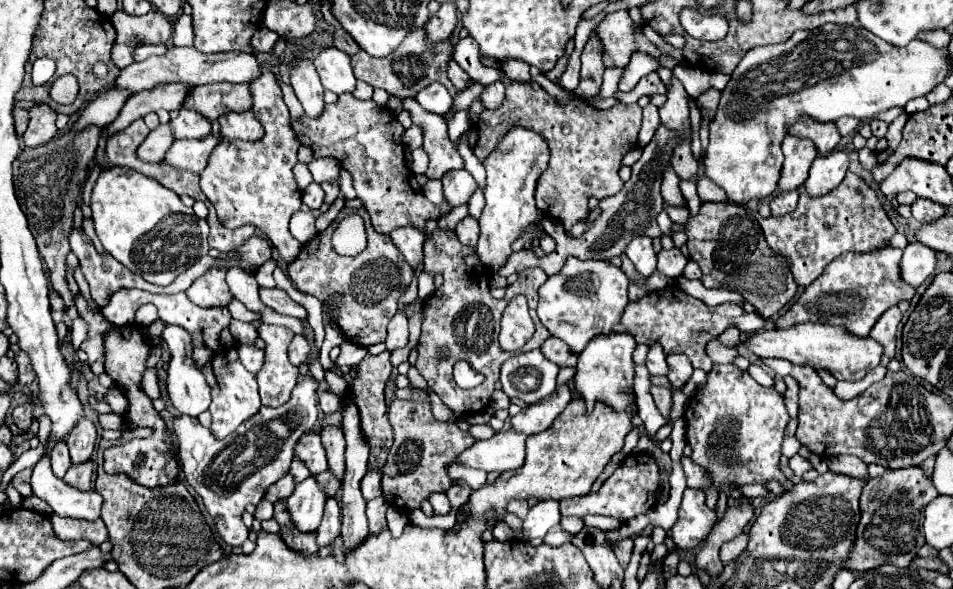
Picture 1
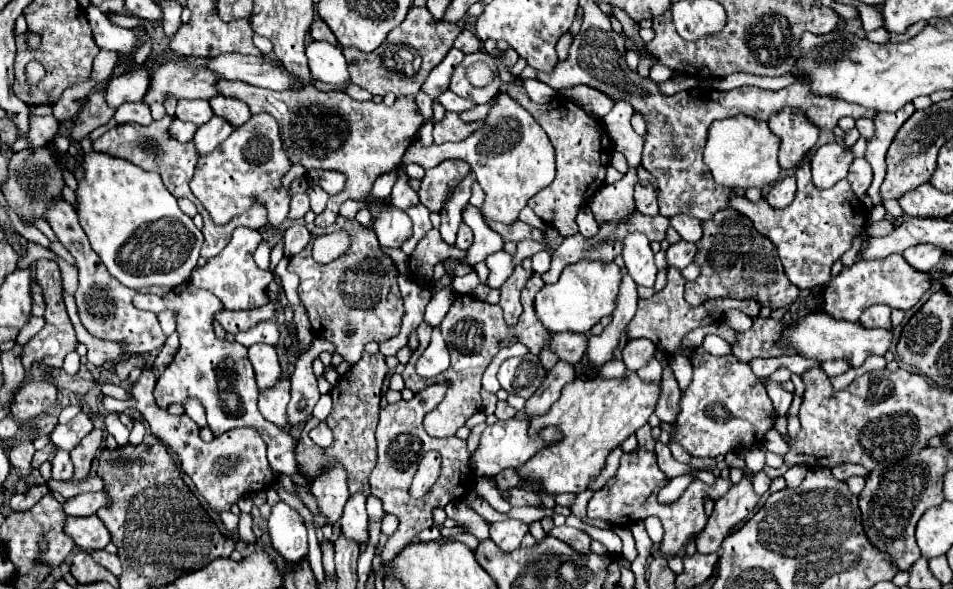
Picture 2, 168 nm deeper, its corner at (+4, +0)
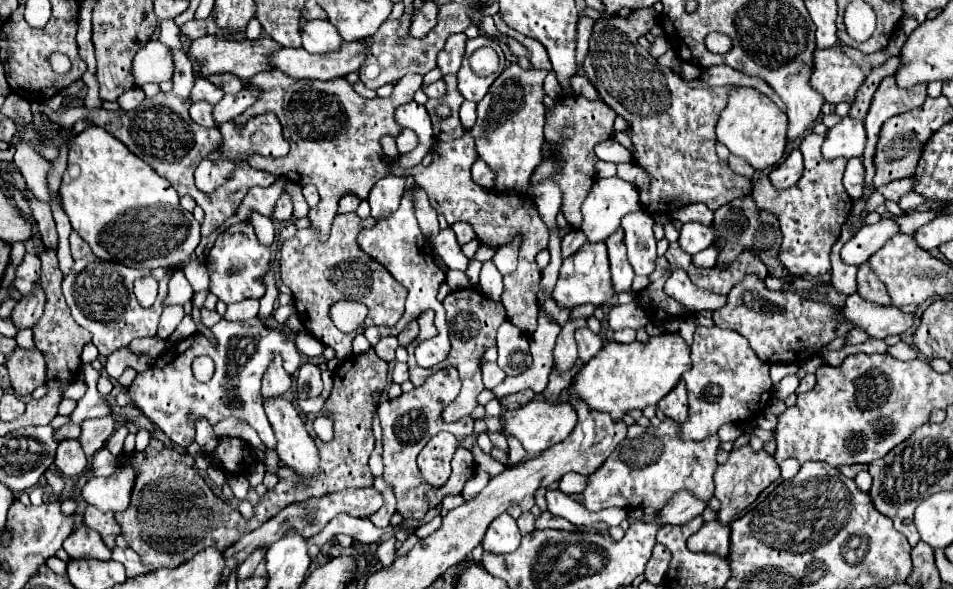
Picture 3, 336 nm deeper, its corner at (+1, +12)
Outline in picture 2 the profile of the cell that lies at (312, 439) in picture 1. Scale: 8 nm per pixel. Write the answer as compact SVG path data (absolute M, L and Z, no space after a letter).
M187 282L187 284L181 284L181 288L173 288L167 296L135 294L133 304L139 310L149 310L155 314L167 308L177 310L177 332L181 338L181 346L173 362L157 378L157 384L153 390L155 404L167 410L171 404L185 404L187 398L197 398L205 408L207 424L215 436L233 428L251 426L259 430L263 442L267 444L269 464L281 474L289 474L289 476L297 474L297 462L295 462L297 438L285 432L277 432L277 428L273 428L273 424L269 424L257 410L259 388L255 382L255 370L247 358L247 348L241 344L219 340L213 332L213 316L215 312L221 310L221 300L217 300L213 292L197 288L191 282Z

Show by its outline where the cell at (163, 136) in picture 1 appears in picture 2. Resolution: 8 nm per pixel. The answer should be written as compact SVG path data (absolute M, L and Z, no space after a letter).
M173 120L173 128L171 128L173 136L177 136L177 140L181 142L187 142L187 140L193 140L195 132L197 132L197 126L193 122L181 122L181 120Z

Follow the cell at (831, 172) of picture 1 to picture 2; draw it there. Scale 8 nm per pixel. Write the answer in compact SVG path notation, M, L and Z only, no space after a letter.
M825 144L811 156L813 184L817 188L831 188L835 182L843 180L853 162L851 148L843 144Z

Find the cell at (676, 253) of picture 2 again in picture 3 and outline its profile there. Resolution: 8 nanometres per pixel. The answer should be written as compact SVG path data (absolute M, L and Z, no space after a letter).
M690 222L690 224L684 224L682 230L680 230L680 238L678 238L678 244L684 252L688 254L696 254L704 248L708 248L714 240L714 230L712 226L702 226L698 222Z

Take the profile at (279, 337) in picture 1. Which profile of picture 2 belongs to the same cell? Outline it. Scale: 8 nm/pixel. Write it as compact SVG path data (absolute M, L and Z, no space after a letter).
M281 378L277 382L277 388L261 390L259 392L259 412L265 420L273 422L283 432L289 432L289 420L287 420L287 404L289 404L289 380Z

